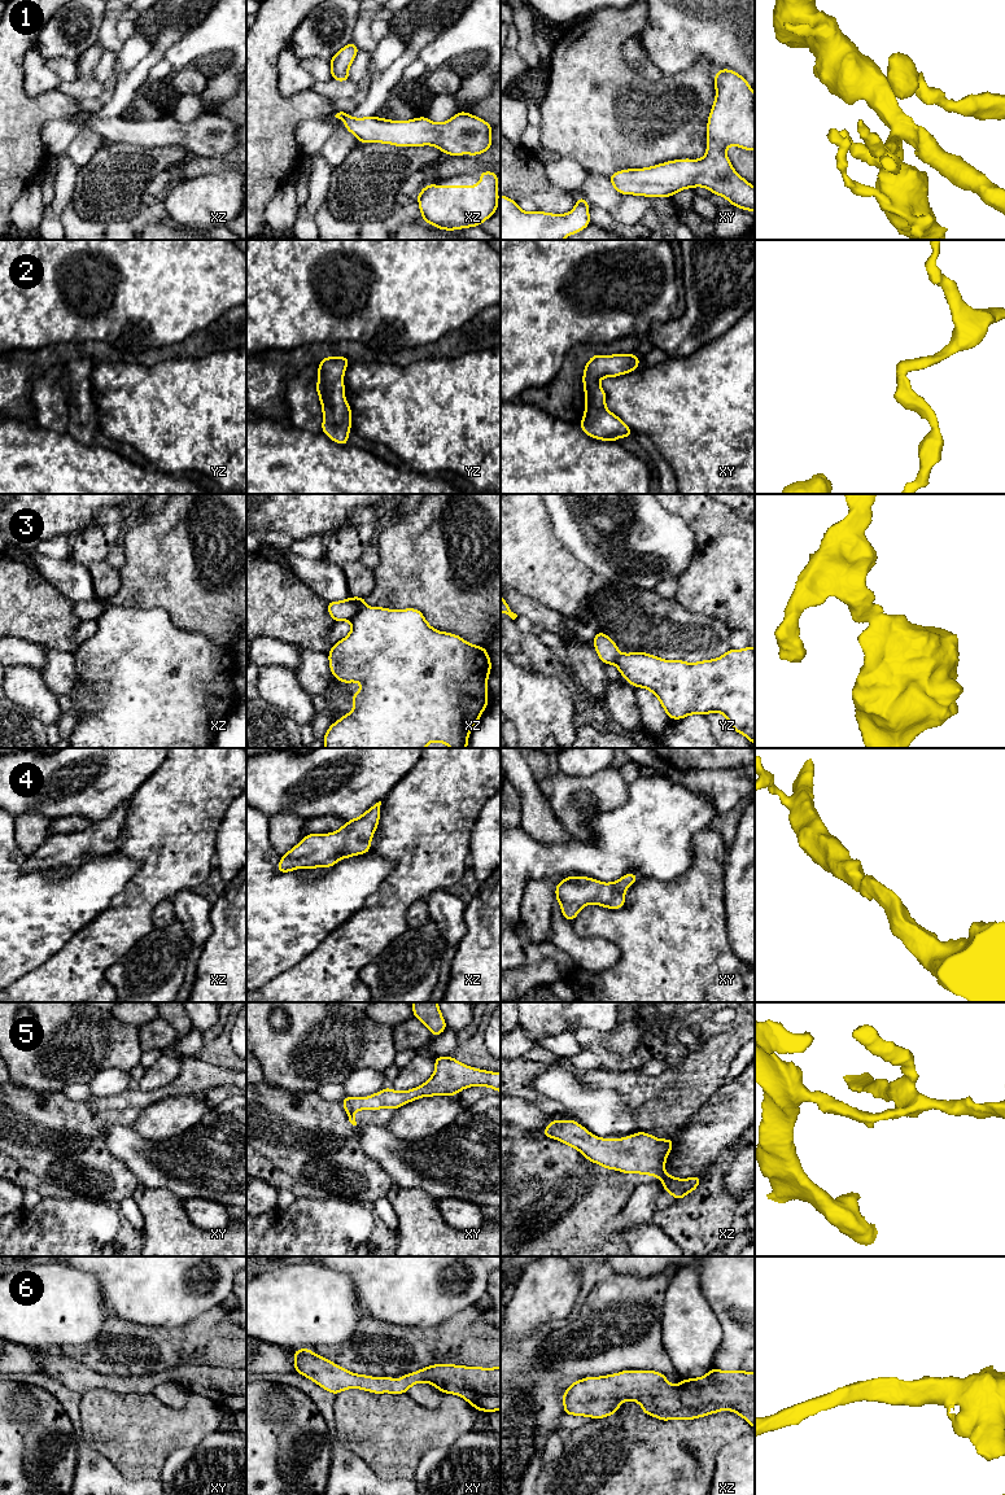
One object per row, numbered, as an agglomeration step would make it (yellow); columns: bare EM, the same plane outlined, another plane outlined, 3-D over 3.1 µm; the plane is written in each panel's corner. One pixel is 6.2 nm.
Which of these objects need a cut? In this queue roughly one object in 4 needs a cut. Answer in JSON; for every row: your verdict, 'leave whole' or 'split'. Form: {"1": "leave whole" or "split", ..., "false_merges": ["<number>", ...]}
{"1": "leave whole", "2": "leave whole", "3": "split", "4": "leave whole", "5": "leave whole", "6": "leave whole", "false_merges": ["3"]}

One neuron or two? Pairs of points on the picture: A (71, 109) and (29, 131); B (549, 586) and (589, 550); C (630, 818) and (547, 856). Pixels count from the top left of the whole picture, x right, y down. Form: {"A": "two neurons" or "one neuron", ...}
{"A": "one neuron", "B": "two neurons", "C": "one neuron"}

